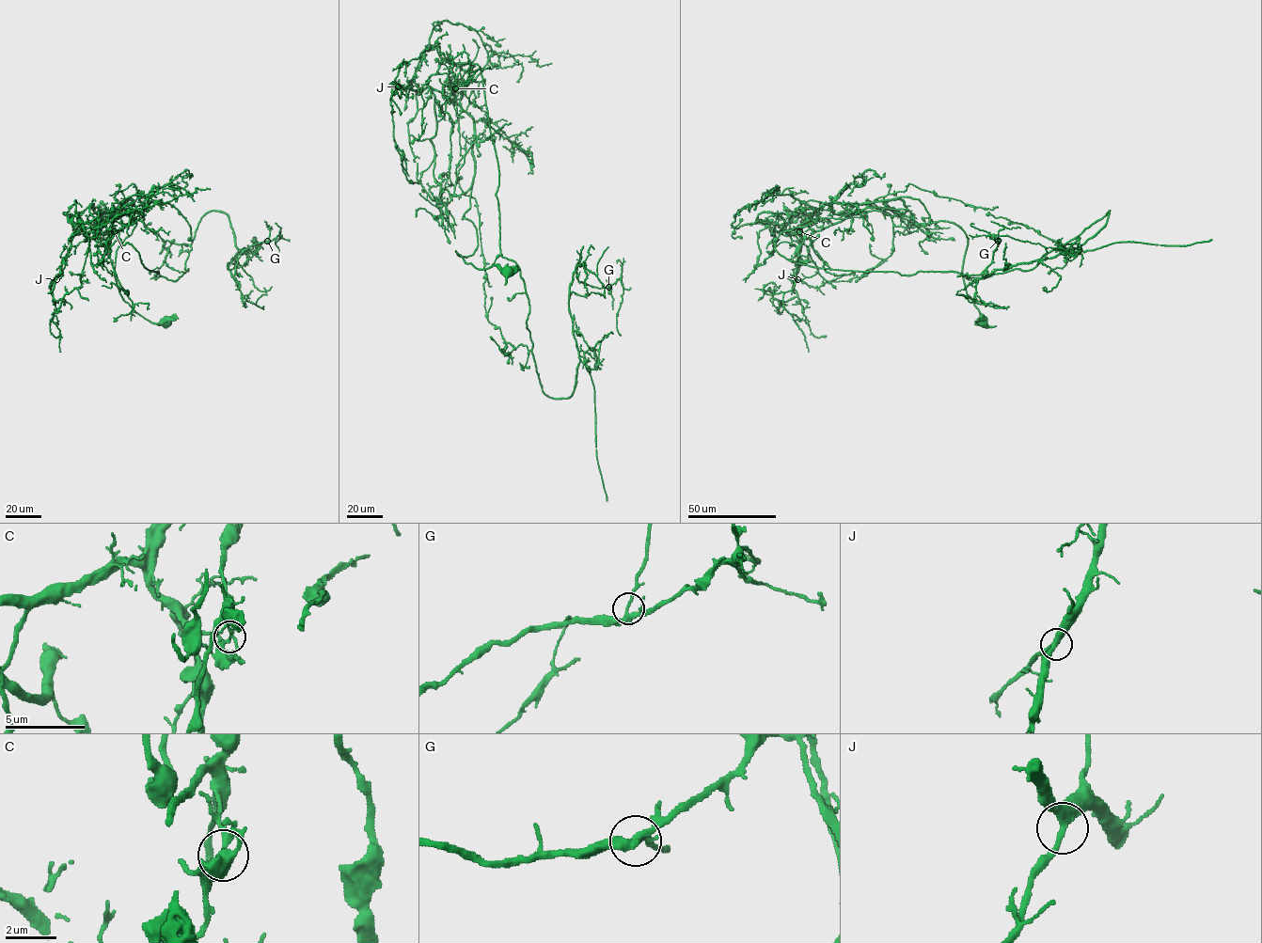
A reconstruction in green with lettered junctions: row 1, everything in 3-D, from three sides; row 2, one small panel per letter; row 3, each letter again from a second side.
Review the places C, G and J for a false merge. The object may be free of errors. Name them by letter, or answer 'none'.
C

